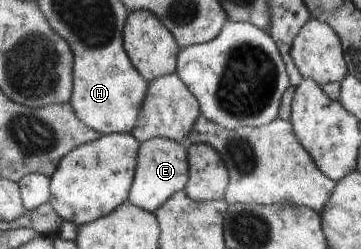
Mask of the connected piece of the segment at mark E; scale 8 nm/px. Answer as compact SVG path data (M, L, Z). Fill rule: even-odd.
M156 138L141 144L129 201L146 211L155 212L175 193L185 191L189 182L189 148L182 142Z

